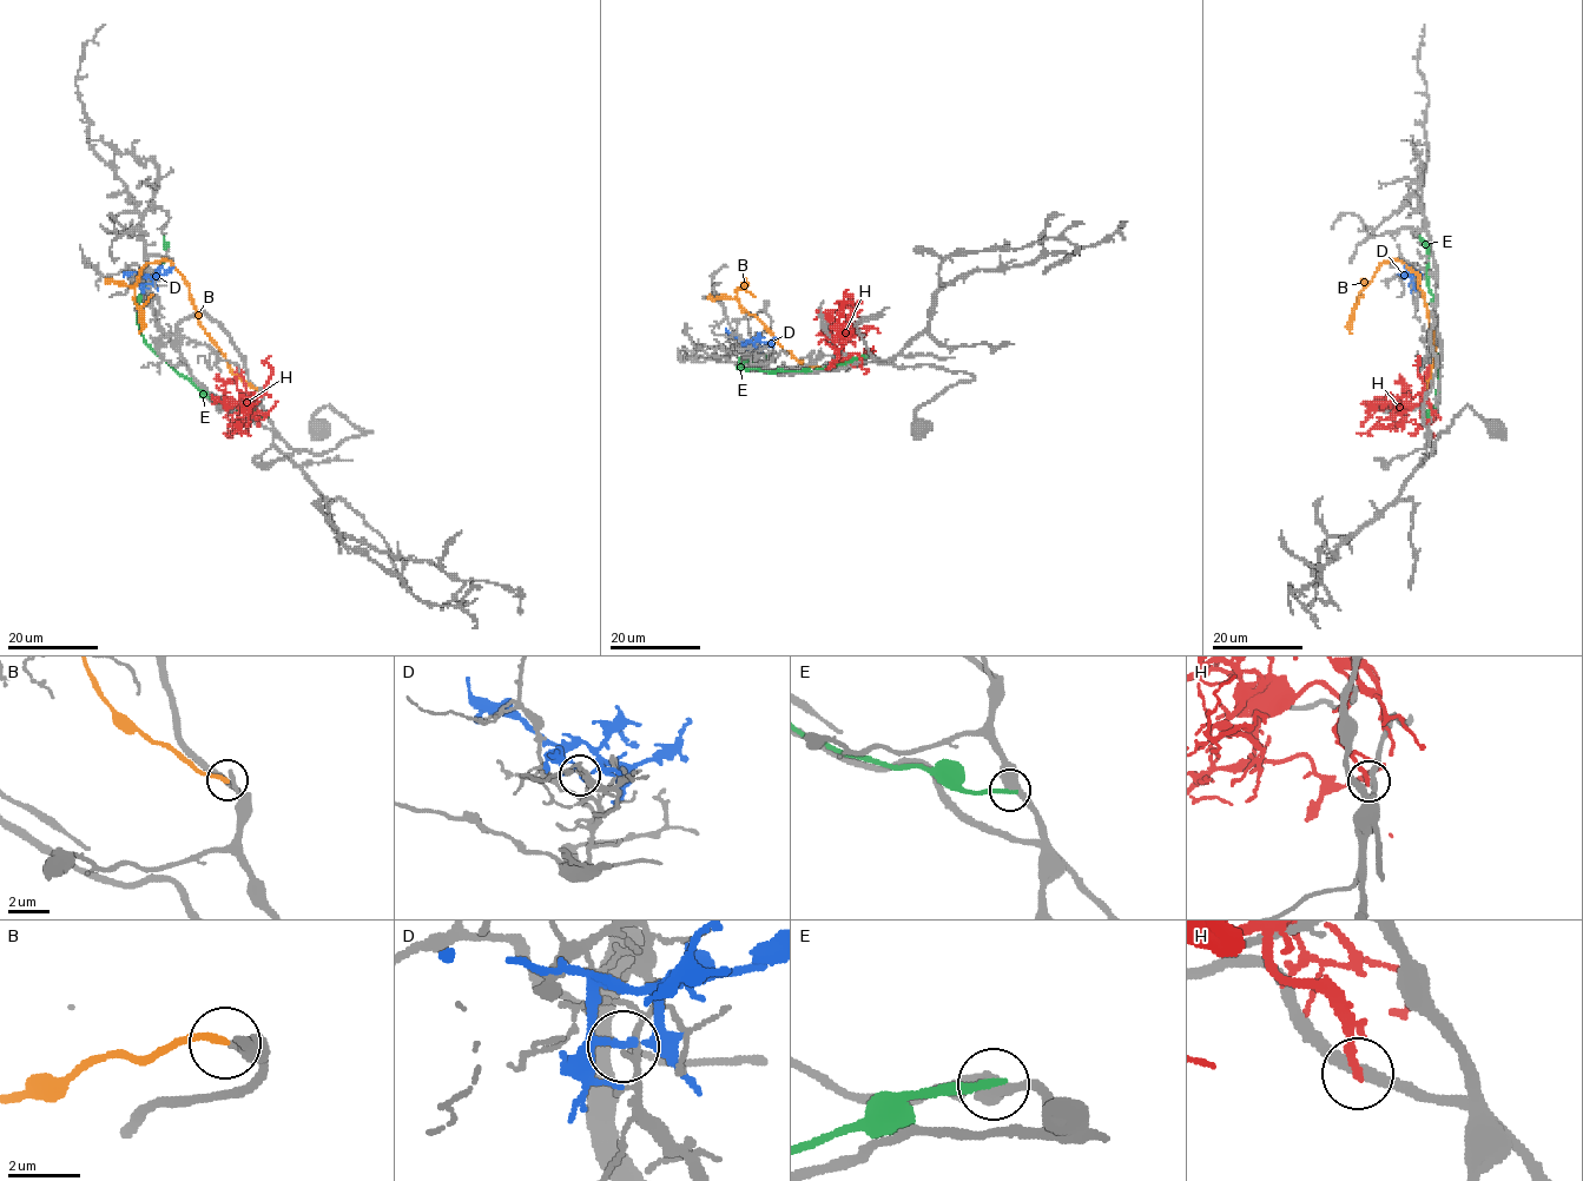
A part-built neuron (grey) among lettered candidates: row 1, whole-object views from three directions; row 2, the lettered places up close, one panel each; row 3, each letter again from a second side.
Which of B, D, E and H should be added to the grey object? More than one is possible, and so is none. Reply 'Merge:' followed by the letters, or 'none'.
Merge: none

